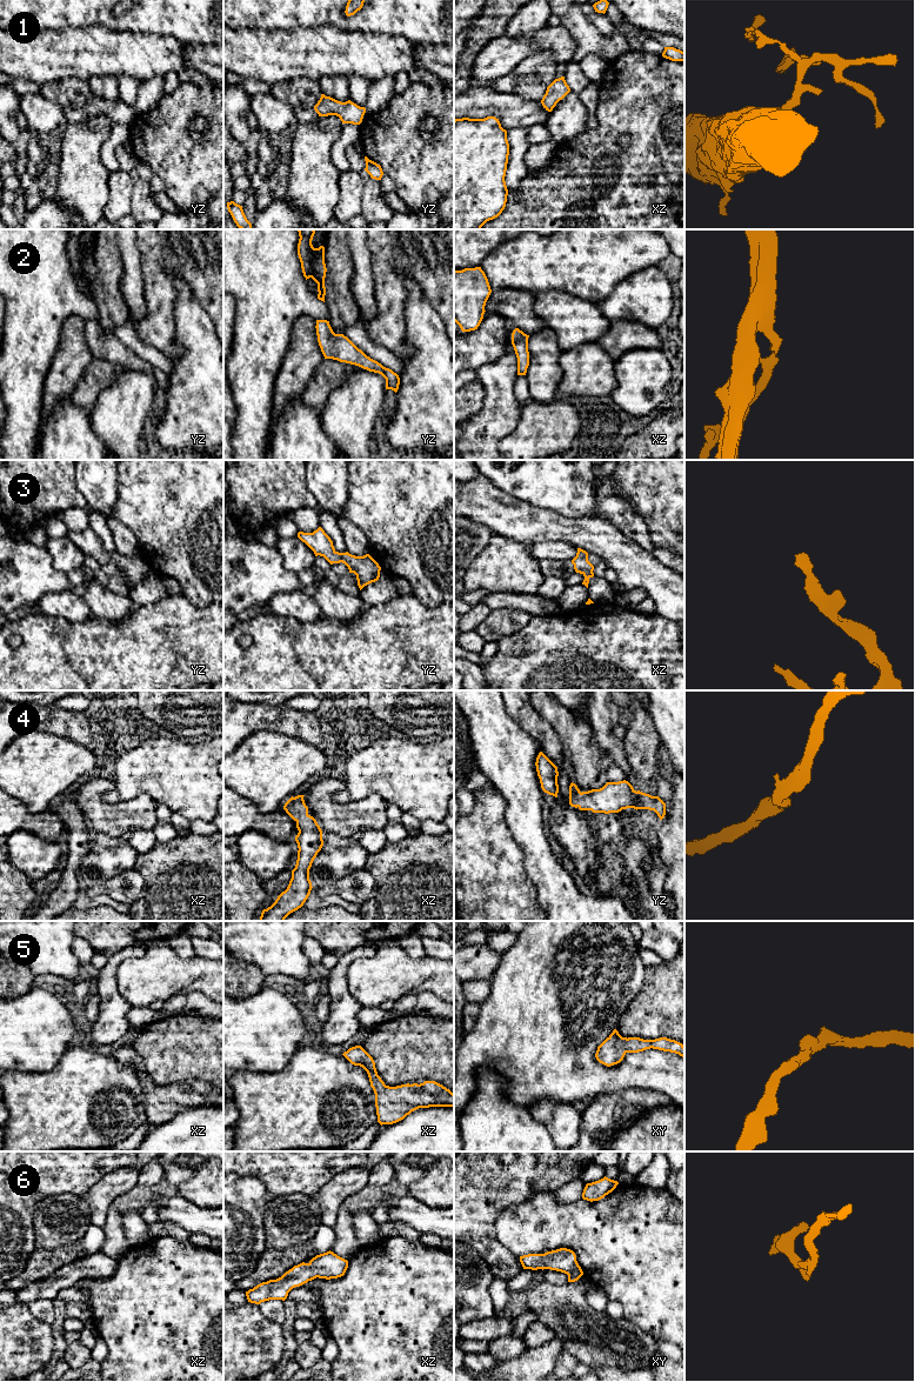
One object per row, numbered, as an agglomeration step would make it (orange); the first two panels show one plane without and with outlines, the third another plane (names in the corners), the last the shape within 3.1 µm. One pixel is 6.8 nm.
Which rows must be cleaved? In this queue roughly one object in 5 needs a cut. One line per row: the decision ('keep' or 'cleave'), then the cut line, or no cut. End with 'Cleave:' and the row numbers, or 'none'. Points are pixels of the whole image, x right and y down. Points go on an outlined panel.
1: keep | no cut
2: keep | no cut
3: keep | no cut
4: keep | no cut
5: keep | no cut
6: keep | no cut
Cleave: none

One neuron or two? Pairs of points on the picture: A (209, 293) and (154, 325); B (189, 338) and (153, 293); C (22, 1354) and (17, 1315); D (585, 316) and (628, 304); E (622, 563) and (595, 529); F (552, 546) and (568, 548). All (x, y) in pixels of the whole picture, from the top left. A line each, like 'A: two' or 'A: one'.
A: one
B: two
C: one
D: two
E: one
F: one

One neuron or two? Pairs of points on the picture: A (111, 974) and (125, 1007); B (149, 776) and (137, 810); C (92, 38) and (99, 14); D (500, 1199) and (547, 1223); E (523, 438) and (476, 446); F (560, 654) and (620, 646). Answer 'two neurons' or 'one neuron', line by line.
A: one neuron
B: two neurons
C: two neurons
D: two neurons
E: two neurons
F: one neuron

